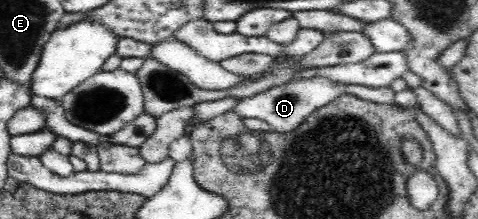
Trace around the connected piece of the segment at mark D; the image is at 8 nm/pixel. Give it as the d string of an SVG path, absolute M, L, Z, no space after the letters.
M314 76L303 80L294 80L281 86L274 86L262 93L240 100L234 107L234 113L241 118L256 118L269 124L269 129L274 132L288 133L296 129L310 113L335 100L339 95L356 95L360 99L380 101L388 106L394 105L395 92L389 87L382 87L377 91L371 91L367 87L354 84L336 84L328 78Z

